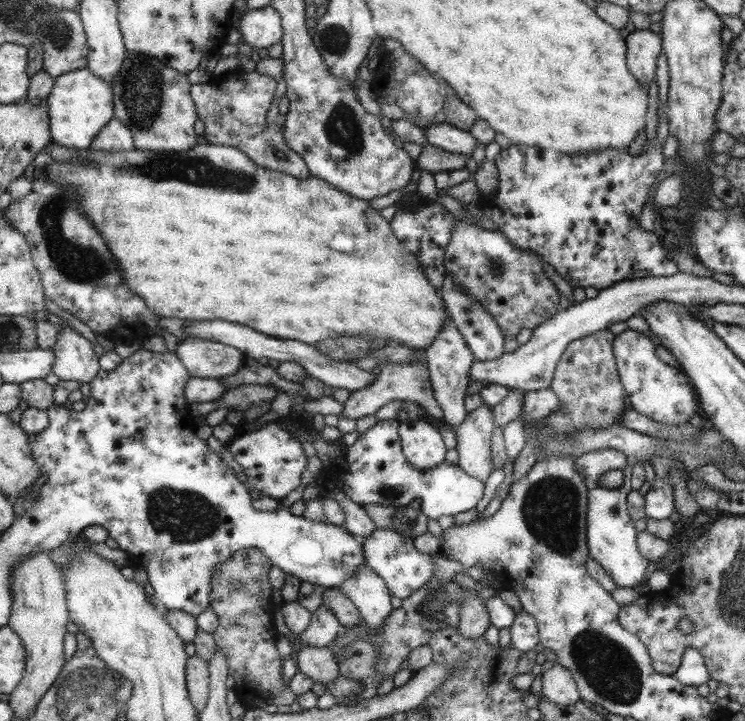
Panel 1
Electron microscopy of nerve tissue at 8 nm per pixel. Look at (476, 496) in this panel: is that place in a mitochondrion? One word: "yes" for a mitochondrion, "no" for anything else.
no

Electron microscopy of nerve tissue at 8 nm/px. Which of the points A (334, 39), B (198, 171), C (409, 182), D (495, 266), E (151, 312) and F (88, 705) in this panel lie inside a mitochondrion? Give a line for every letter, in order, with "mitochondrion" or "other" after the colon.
A: mitochondrion
B: mitochondrion
C: other
D: mitochondrion
E: other
F: mitochondrion

